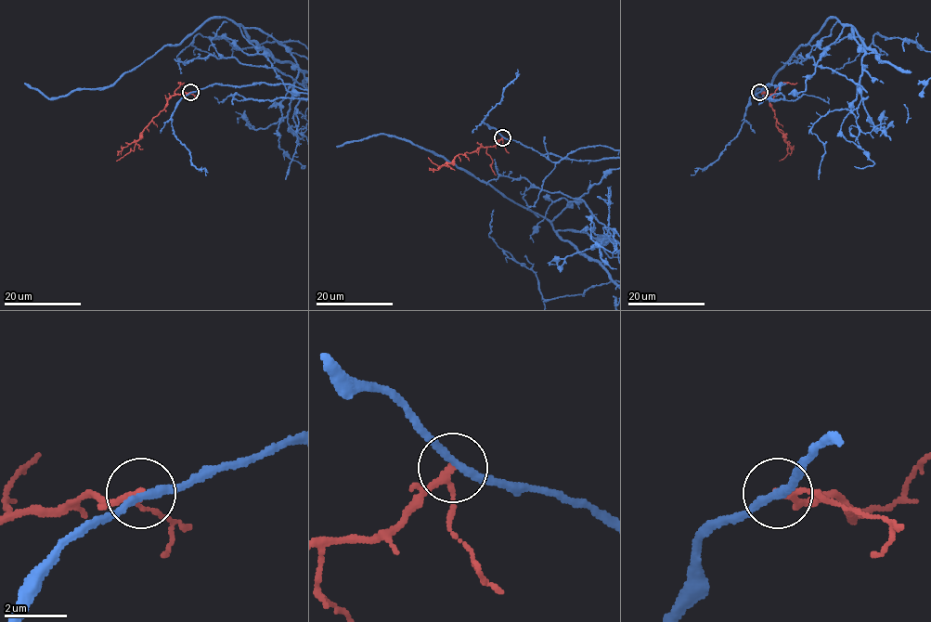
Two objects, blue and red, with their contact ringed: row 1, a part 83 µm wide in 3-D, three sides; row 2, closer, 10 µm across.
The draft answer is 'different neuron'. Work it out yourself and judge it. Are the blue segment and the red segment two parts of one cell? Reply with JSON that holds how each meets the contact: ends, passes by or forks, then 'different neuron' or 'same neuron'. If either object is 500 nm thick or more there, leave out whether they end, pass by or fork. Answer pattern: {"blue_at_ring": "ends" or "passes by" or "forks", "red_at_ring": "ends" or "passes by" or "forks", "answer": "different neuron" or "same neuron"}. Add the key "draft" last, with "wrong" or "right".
{"blue_at_ring": "passes by", "red_at_ring": "passes by", "answer": "different neuron", "draft": "right"}

